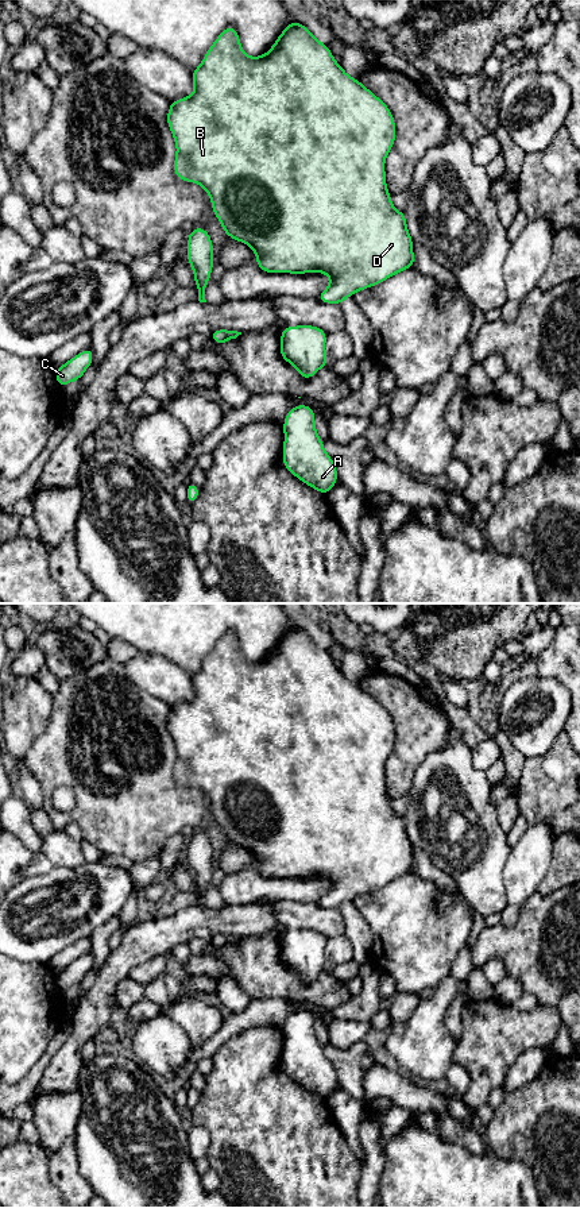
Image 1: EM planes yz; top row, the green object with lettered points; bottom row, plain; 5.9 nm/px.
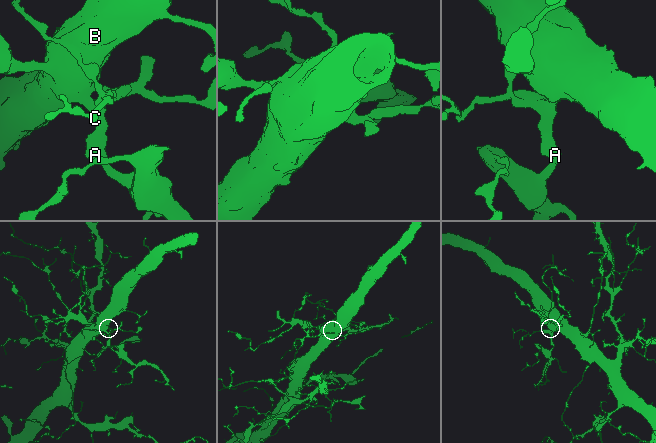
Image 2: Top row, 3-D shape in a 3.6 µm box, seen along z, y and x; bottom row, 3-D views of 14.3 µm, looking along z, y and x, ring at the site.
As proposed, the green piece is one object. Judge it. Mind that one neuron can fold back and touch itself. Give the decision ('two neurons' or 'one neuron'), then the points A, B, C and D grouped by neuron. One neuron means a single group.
one neuron | A B C D

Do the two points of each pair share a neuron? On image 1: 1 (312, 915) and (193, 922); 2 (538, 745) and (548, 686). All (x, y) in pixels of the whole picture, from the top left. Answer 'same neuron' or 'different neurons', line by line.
1: different neurons
2: same neuron

